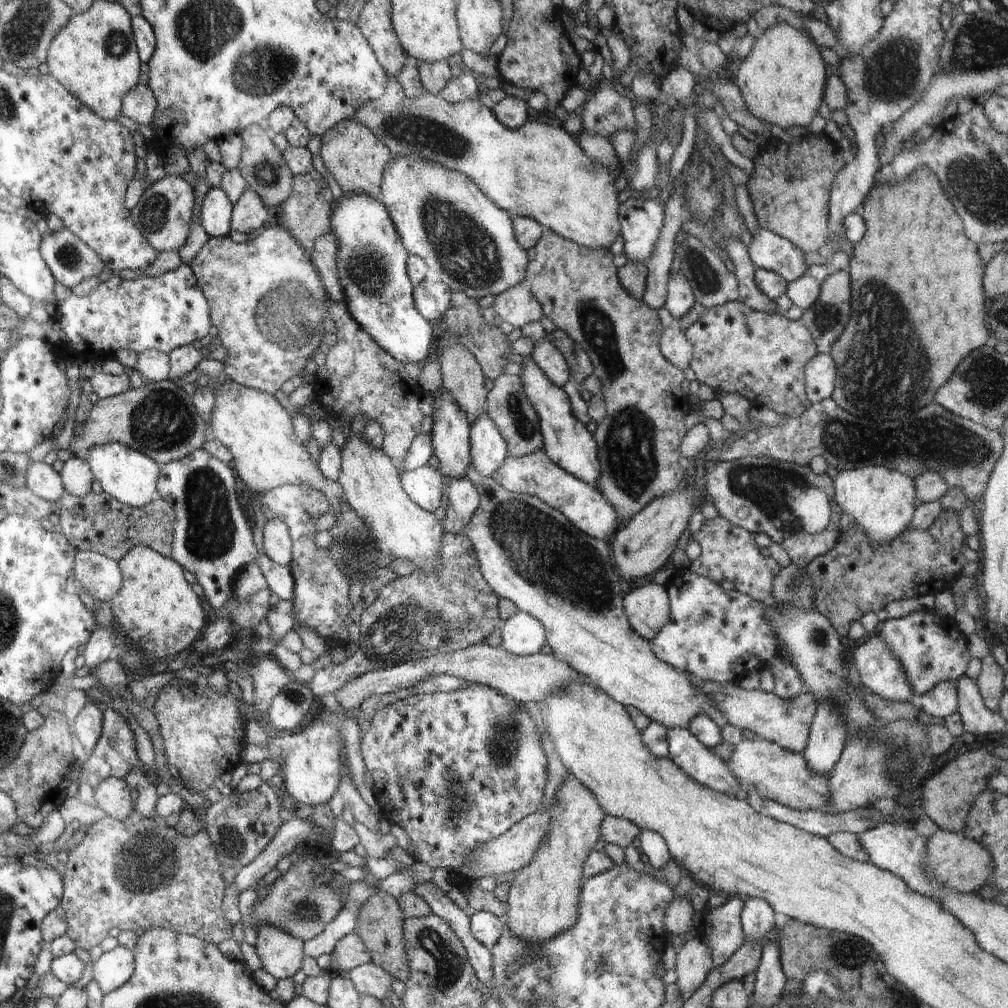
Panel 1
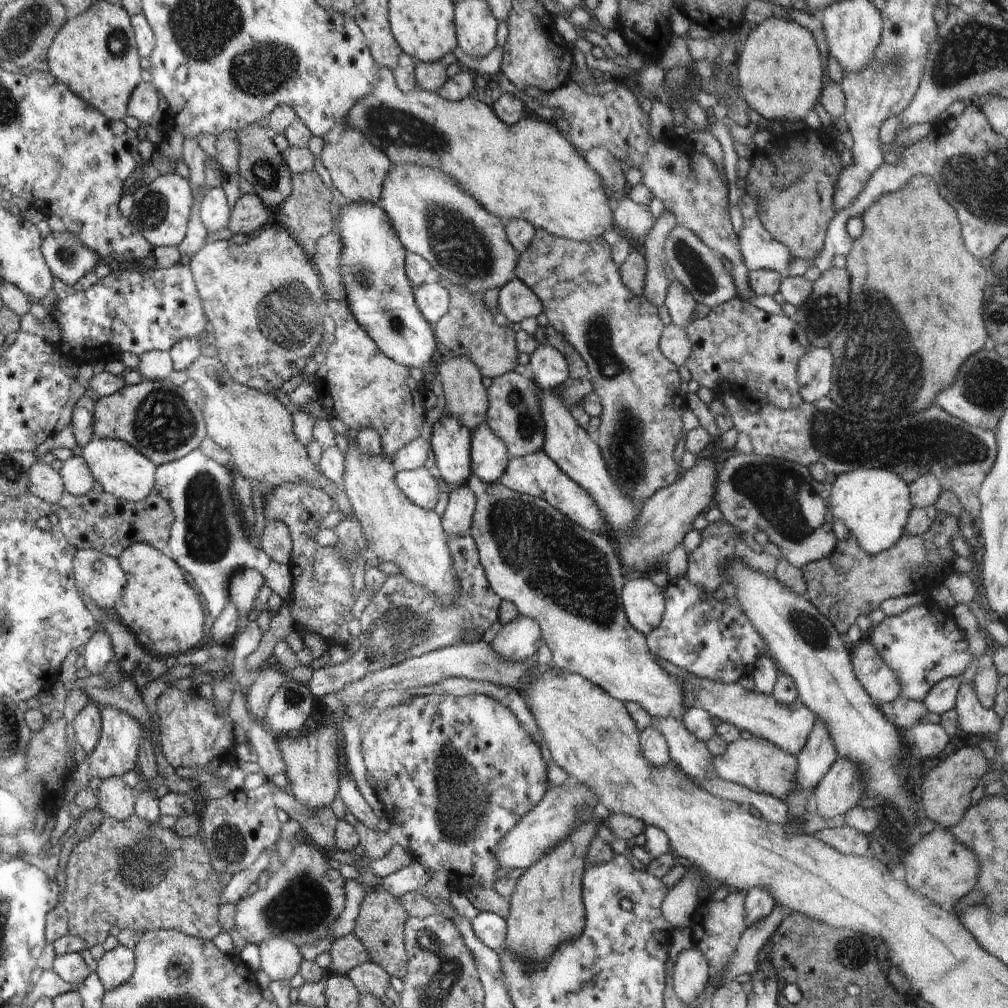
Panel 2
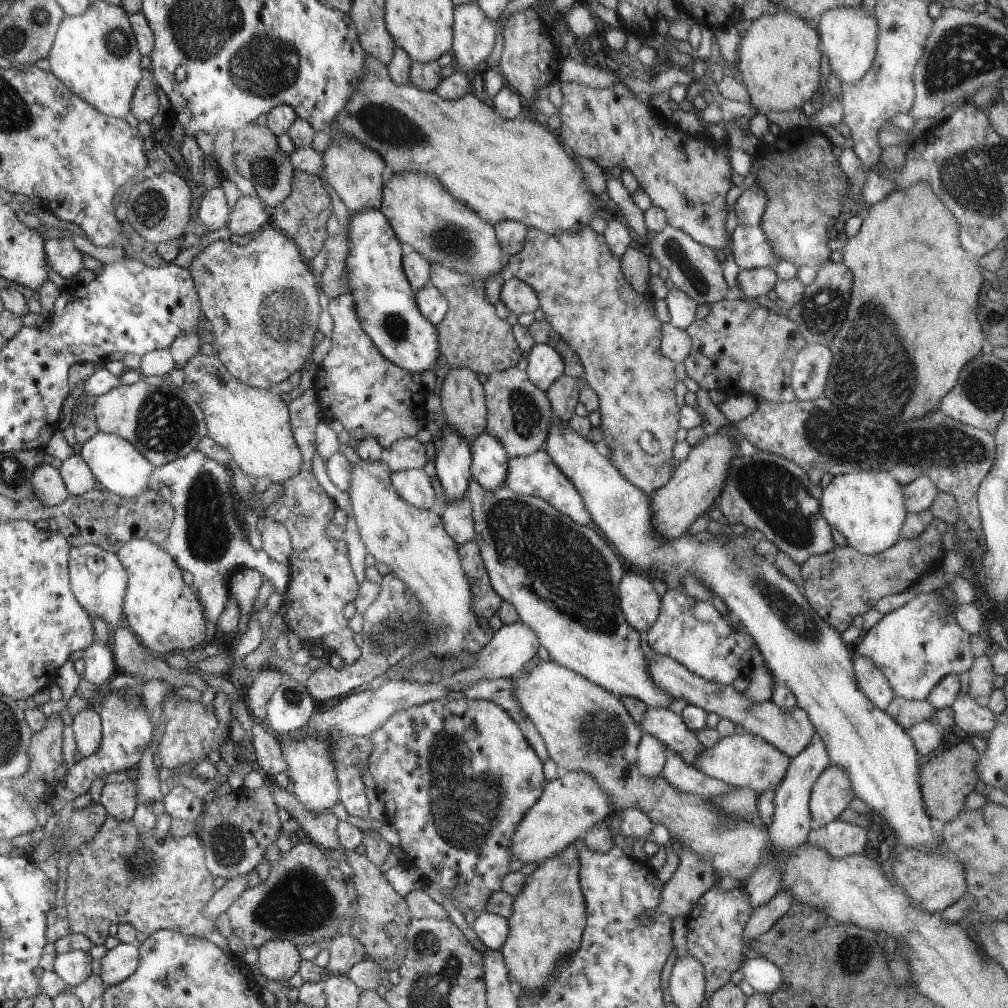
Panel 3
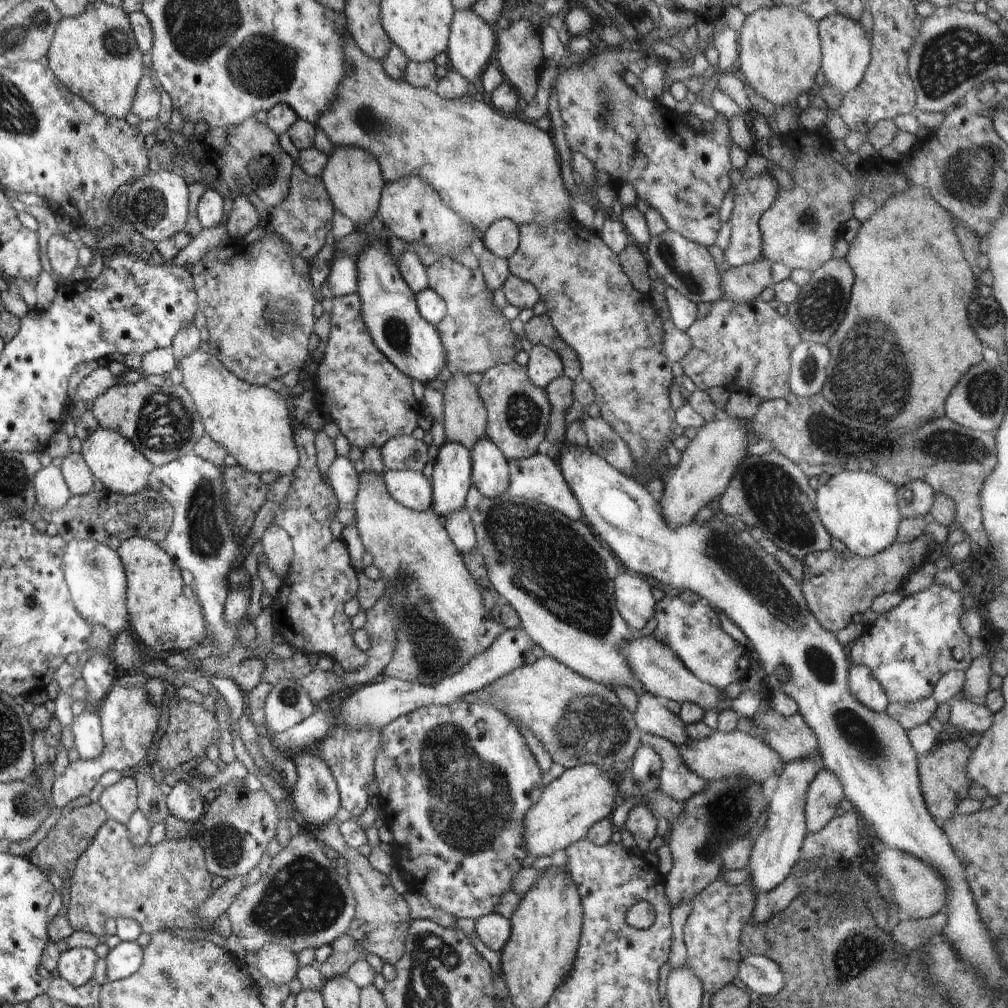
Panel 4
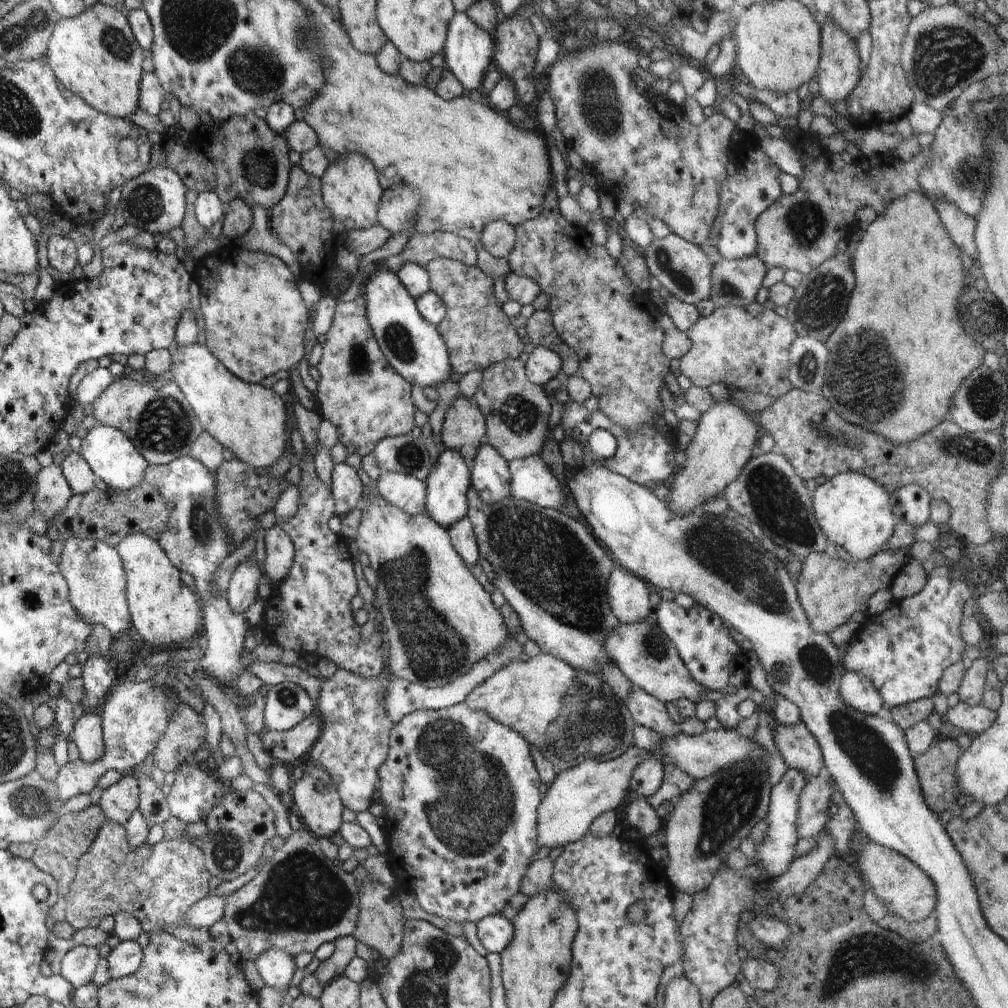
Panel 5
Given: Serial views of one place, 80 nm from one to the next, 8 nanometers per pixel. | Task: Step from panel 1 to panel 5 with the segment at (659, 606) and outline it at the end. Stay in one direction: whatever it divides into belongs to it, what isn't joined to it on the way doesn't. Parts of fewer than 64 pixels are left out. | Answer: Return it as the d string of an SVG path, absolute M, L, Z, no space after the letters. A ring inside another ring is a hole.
M622 567L611 572L608 590L610 608L621 623L646 621L654 610L646 583Z

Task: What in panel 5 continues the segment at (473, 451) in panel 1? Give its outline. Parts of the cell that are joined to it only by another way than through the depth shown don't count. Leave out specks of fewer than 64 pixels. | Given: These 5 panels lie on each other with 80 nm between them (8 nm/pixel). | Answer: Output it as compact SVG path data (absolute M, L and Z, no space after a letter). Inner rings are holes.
M483 442L470 463L471 487L486 504L511 496L509 463L490 443Z

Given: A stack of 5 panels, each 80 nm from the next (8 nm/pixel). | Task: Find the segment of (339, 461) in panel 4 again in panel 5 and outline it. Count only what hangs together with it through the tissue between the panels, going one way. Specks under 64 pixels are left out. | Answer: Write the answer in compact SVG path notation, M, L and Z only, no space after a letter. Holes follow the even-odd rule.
M344 461L333 466L330 487L335 500L335 516L338 516L343 522L343 516L347 512L360 506L364 492L362 481L354 468Z

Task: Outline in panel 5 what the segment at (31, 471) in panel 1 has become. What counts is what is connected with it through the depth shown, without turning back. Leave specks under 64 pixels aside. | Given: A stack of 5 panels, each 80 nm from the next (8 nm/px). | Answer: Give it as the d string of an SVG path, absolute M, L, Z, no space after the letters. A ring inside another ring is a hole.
M48 466L42 468L36 479L35 506L49 523L60 512L66 510L72 498L71 485L64 476L61 466Z

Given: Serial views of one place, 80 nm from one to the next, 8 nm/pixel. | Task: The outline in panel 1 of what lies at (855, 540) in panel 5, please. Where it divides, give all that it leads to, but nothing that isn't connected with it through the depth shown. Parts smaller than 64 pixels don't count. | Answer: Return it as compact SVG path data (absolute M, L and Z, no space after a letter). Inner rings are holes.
M868 465L840 471L833 482L835 486L835 501L838 503L840 510L847 512L852 518L852 527L860 527L866 532L870 545L891 541L910 526L918 500L915 493L914 480L904 473L887 469L885 466Z

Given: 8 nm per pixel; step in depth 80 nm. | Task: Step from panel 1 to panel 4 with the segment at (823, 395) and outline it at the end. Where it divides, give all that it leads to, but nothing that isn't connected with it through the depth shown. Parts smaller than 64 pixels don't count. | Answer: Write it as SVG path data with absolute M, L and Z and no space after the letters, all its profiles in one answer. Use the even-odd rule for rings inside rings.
M800 341L790 353L791 393L800 398L820 394L827 379L827 364L830 362L830 357L827 345Z

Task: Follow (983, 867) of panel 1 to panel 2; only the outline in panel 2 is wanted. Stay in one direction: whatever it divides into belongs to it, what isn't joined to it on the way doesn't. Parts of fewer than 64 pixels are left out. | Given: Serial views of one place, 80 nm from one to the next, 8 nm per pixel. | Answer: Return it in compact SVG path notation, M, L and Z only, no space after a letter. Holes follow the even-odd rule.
M948 830L932 831L920 838L908 848L902 864L906 871L904 880L908 886L942 908L952 908L960 898L972 892L980 870L977 856Z

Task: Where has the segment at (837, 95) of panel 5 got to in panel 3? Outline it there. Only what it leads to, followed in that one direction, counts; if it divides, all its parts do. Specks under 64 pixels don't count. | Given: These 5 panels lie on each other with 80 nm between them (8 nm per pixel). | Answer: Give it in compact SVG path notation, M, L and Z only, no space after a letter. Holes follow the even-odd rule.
M838 7L824 11L817 20L821 51L828 56L831 72L844 83L855 83L868 74L877 55L878 21L874 13L860 7Z

